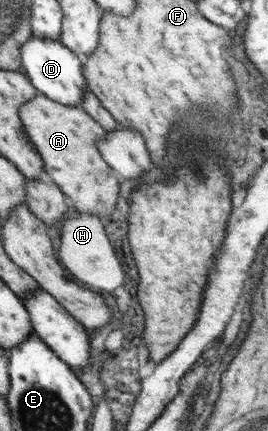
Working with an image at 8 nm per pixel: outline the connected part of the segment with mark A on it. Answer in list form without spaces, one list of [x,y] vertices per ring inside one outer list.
[[[39,92],[35,98],[24,102],[18,113],[28,137],[43,159],[45,172],[51,176],[63,194],[67,194],[67,198],[71,198],[77,212],[87,213],[97,218],[109,217],[117,202],[121,179],[105,163],[98,149],[97,144],[102,141],[106,130],[83,107],[61,104]]]

